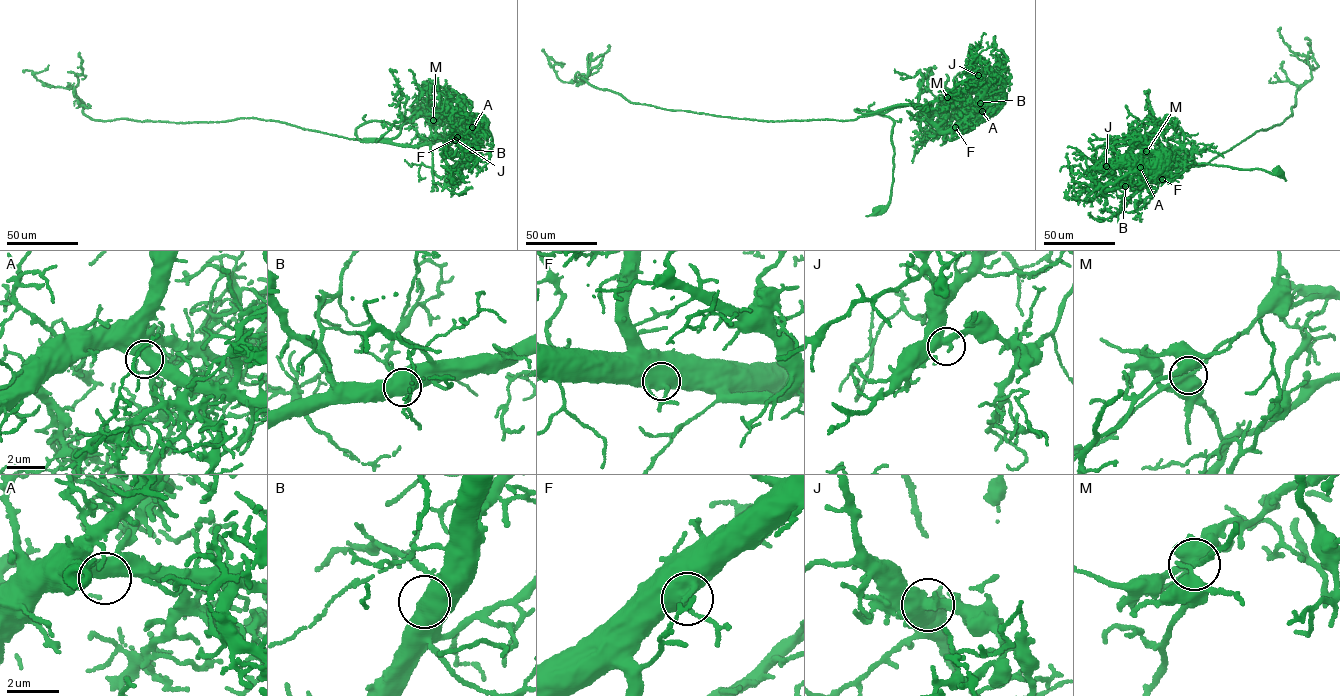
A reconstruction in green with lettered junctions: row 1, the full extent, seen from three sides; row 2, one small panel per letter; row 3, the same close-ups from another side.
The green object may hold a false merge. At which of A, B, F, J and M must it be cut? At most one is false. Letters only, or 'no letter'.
M

